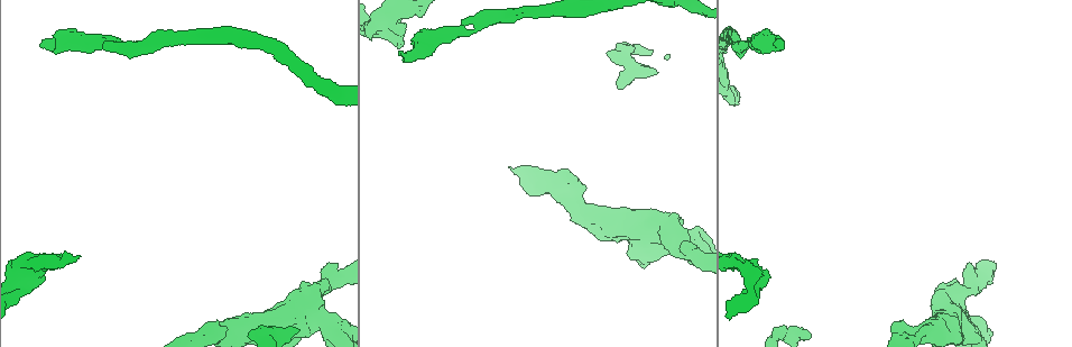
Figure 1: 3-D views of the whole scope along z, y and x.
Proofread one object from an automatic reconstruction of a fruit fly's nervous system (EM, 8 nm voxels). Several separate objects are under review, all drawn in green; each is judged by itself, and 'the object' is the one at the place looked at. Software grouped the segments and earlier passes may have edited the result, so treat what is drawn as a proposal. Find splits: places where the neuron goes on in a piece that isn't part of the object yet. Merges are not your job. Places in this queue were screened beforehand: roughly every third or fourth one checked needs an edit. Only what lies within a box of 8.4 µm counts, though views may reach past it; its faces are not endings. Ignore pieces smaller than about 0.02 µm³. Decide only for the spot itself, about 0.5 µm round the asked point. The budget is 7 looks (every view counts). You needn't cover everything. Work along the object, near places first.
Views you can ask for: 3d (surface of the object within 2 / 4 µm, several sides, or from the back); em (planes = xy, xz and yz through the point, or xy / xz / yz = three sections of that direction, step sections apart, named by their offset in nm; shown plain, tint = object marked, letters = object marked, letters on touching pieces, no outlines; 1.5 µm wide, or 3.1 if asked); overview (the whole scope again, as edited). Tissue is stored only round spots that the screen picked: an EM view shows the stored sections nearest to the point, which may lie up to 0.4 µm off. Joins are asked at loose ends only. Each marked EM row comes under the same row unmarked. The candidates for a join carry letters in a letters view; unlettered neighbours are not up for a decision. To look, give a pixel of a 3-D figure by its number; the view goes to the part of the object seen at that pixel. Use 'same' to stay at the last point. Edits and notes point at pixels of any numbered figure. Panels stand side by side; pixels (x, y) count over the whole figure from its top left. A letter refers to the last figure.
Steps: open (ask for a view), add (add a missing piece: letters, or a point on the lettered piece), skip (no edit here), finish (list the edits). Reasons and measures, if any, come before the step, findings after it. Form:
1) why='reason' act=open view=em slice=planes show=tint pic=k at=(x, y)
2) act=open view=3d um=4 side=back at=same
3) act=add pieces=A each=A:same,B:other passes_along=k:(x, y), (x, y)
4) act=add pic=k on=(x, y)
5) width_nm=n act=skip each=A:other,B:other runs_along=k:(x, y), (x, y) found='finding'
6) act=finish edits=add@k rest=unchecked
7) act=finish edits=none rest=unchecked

why='free end' act=open view=em slice=planes show=letters pic=1 at=(810, 334)

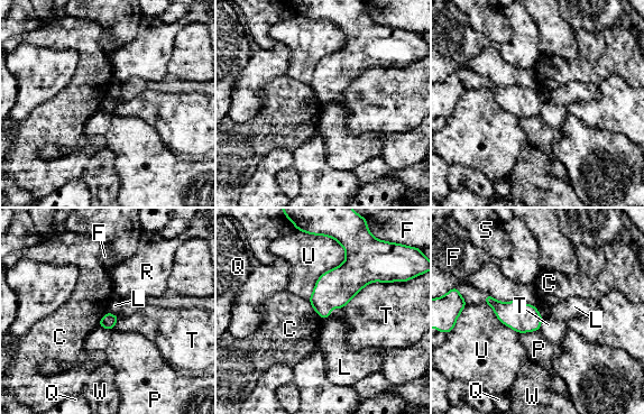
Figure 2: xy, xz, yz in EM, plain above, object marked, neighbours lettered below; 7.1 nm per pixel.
act=skip each=C:other,F:other,L:other,P:other,Q:other,R:other,S:other,T:other,U:other,W:other border=2:(534, 305), (543, 316) found='no lettered piece goes on from it'

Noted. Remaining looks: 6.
why='free end' act=open view=3d um=4 pic=1 at=(397, 47)

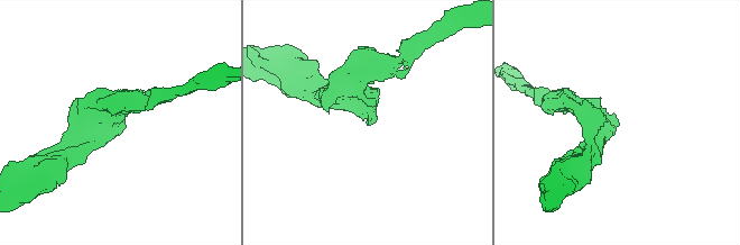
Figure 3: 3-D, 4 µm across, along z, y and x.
act=open view=em slice=planes show=tint pic=3 at=(617, 123)

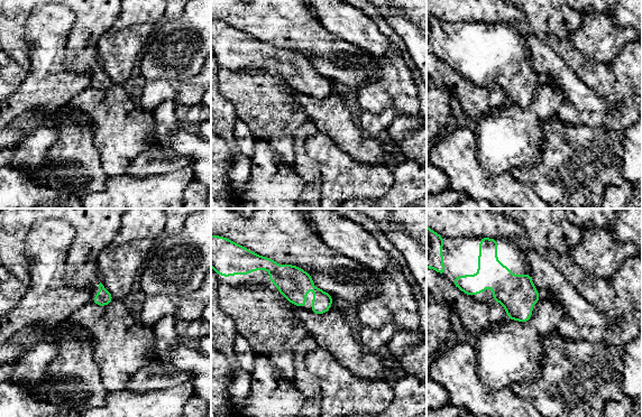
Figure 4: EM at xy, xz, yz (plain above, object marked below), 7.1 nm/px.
why='see the neighbours' act=open view=em slice=planes show=letters at=same

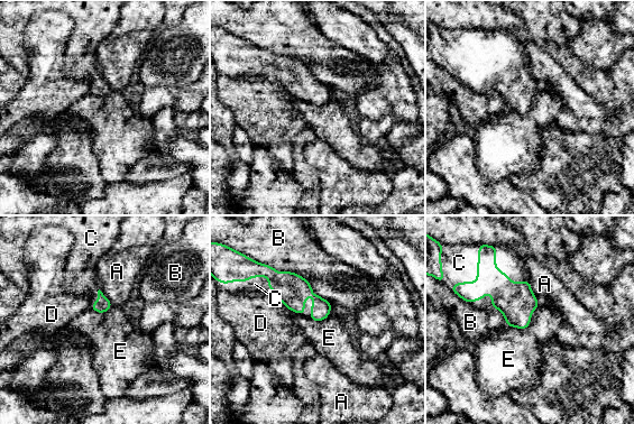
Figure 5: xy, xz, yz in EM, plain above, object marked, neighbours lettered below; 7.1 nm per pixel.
act=add pieces=C each=A:other,B:other,C:same,D:other,E:other passes_along=5:(516, 301), (501, 270), (508, 260) found='the neuron continues'

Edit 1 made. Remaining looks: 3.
why='free end' act=open view=em slice=planes show=letters pic=1 at=(44, 43)

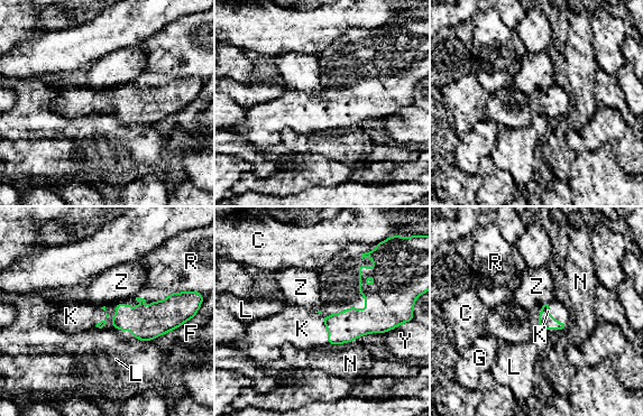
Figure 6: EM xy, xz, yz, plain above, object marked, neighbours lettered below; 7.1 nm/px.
act=add pieces=K each=C:other,F:other,G:other,K:same,L:other,N:other,R:other,Y:other,Z:other passes_along=6:(342, 327), (323, 321), (302, 329) found='it goes on there'

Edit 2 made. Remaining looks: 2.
act=finish edits=add@5,add@6 rest=unchecked

